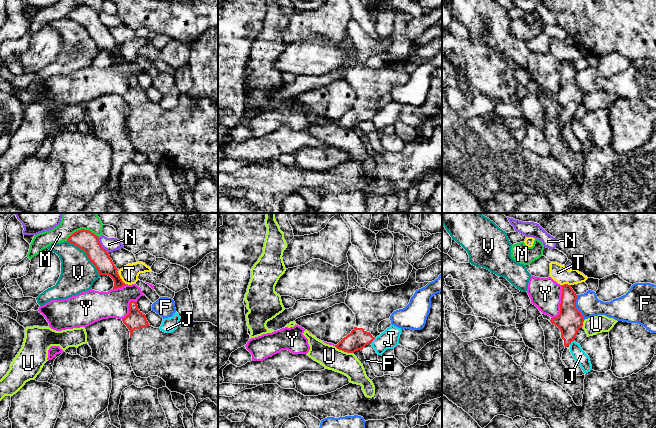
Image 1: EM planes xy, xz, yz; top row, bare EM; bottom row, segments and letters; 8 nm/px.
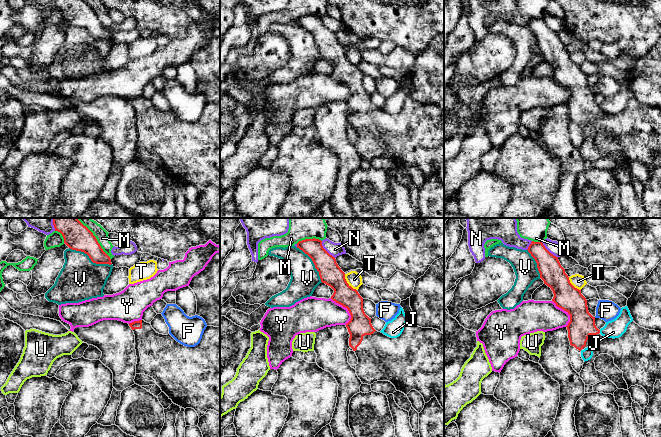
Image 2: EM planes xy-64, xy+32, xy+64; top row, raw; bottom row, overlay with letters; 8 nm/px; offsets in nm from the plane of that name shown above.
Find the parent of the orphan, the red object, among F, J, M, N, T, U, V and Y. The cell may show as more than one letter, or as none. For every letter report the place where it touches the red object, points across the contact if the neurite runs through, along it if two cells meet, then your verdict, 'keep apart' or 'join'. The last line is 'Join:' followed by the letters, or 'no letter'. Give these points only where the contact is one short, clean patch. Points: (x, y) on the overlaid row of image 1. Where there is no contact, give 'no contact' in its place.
F: meets red in yz at (575, 307); border along yz (576, 295), (576, 308), (584, 319); keep apart
J: meets red in xz at (372, 340); border along xz (375, 338), (370, 343); keep apart
M: meets red in xy at (81, 229); keep apart
N: meets red in xy at (100, 245); keep apart
T: meets red in xy at (121, 279); border along xy (118, 274), (125, 284); keep apart
U: meets red in xz at (343, 350); border along xz (334, 346), (352, 353); keep apart
V: meets red in xy at (86, 254); keep apart
Y: meets red in yz at (561, 303); border along yz (562, 285), (560, 312), (551, 318); keep apart
Join: no letter

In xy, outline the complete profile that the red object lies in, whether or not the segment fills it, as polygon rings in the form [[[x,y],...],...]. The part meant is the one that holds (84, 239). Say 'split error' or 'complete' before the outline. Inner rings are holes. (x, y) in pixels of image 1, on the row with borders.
complete; [[[81,229],[68,237],[67,241],[82,249],[96,267],[99,275],[108,275],[114,281],[113,289],[122,288],[126,284],[118,274],[118,269],[107,252],[100,244],[99,237],[89,230]]]

